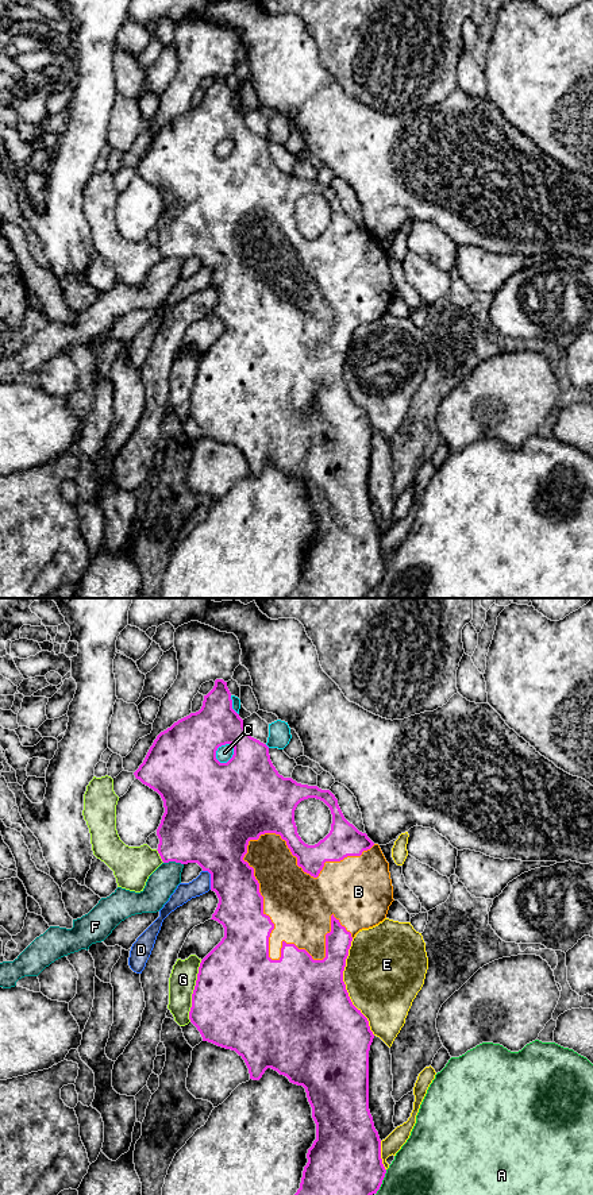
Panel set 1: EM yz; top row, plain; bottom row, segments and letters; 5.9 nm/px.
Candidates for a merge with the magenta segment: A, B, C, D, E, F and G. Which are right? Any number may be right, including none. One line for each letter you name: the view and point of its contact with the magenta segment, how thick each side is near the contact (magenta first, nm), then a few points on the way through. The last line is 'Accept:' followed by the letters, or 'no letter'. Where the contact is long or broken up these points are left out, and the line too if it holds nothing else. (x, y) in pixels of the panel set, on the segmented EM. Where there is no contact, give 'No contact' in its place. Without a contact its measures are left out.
B: Touches magenta at yz (260, 835). Thickness 480 nm (magenta) against 260 nm
Accept: B

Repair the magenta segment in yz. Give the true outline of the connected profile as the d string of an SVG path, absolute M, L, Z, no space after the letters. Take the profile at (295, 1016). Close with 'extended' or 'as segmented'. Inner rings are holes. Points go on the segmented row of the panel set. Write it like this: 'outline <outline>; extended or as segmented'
outline M223 679L215 681L213 689L204 695L203 706L199 712L178 720L157 736L143 763L134 775L143 785L157 791L163 801L165 813L157 829L157 836L159 839L157 851L162 861L176 861L181 864L197 863L203 871L211 874L211 890L215 891L219 898L217 907L211 920L223 925L224 937L200 963L196 986L192 994L192 1007L189 1011L190 1022L200 1032L203 1041L235 1051L244 1060L250 1079L259 1080L265 1071L272 1068L280 1075L286 1076L290 1083L305 1088L308 1102L312 1107L312 1118L316 1123L316 1140L308 1149L308 1163L303 1171L300 1188L294 1195L377 1194L386 1169L381 1159L381 1140L369 1110L369 1051L374 1034L370 1030L367 1018L353 1005L349 997L343 982L343 971L355 934L362 929L369 929L382 922L386 918L389 906L394 901L389 863L380 845L374 844L366 833L359 832L344 818L338 805L338 799L330 790L301 785L292 778L284 778L278 774L270 760L269 747L246 732L243 720L232 709L231 693L227 687L227 682ZM226 744L234 747L234 755L227 763L220 763L216 759L216 751ZM308 798L323 801L332 814L330 833L315 845L308 845L301 840L294 822L294 810L297 805Z; extended

